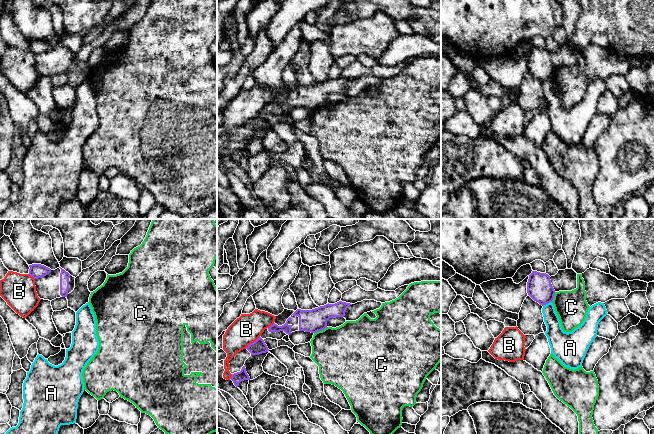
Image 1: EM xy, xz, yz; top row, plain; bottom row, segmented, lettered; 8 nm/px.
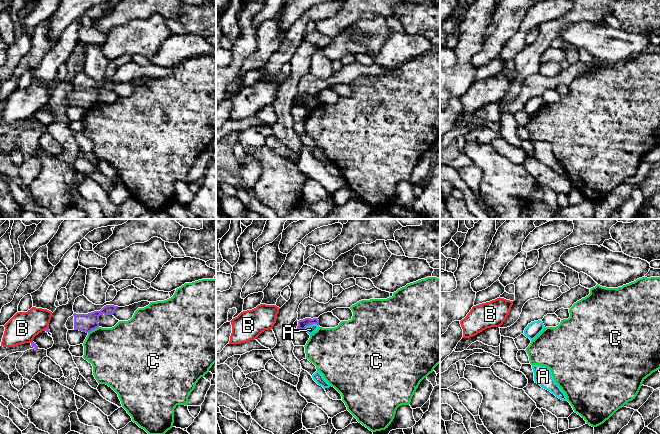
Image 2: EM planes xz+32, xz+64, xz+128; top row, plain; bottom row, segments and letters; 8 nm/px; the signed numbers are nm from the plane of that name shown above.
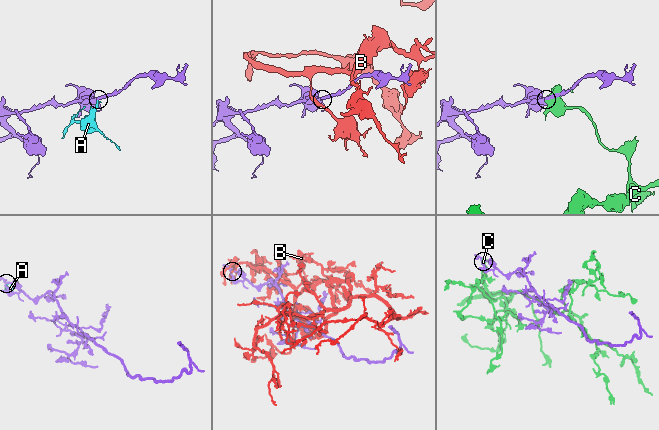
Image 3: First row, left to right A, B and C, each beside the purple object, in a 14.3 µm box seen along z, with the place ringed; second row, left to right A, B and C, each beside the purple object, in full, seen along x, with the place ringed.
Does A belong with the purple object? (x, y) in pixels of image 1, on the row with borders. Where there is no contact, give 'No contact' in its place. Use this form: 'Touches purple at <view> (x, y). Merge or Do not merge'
Touches purple at yz (547, 303). Do not merge

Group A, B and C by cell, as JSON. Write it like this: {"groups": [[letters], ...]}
{"groups": [["A"], ["B"], ["C"]]}

